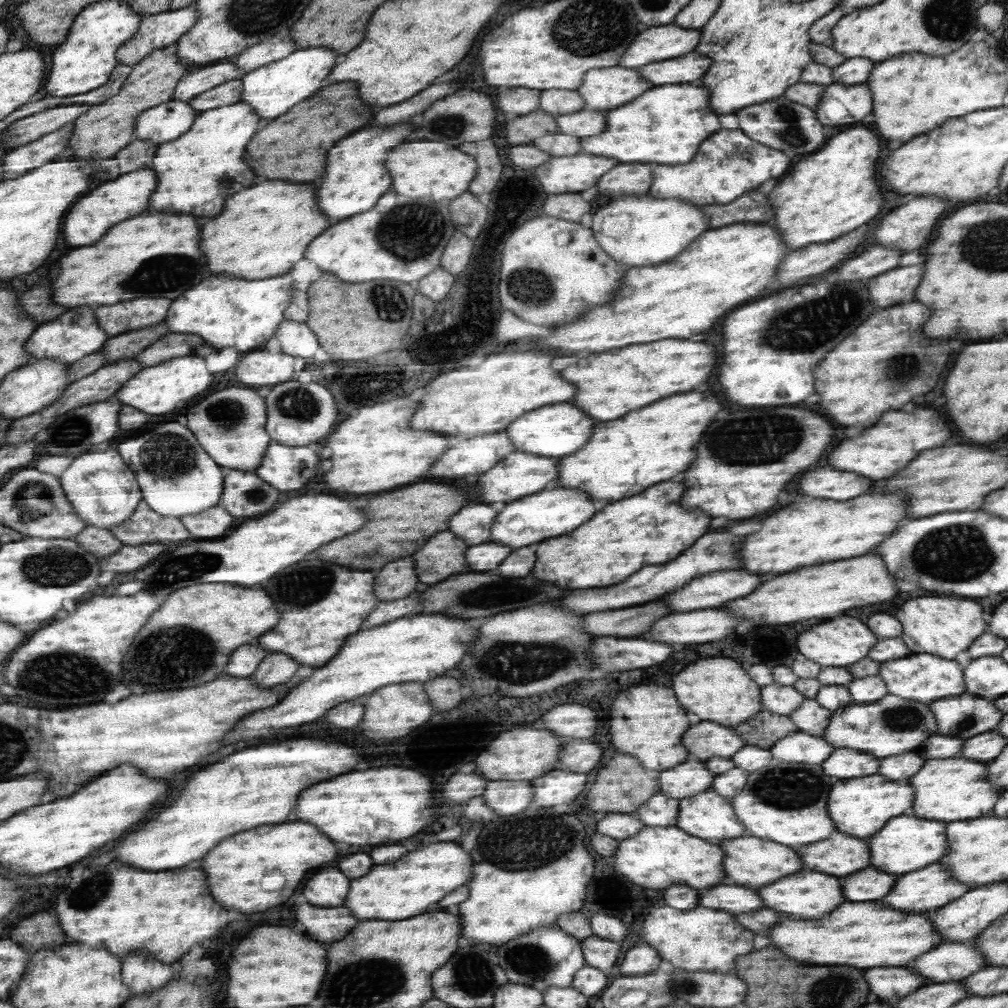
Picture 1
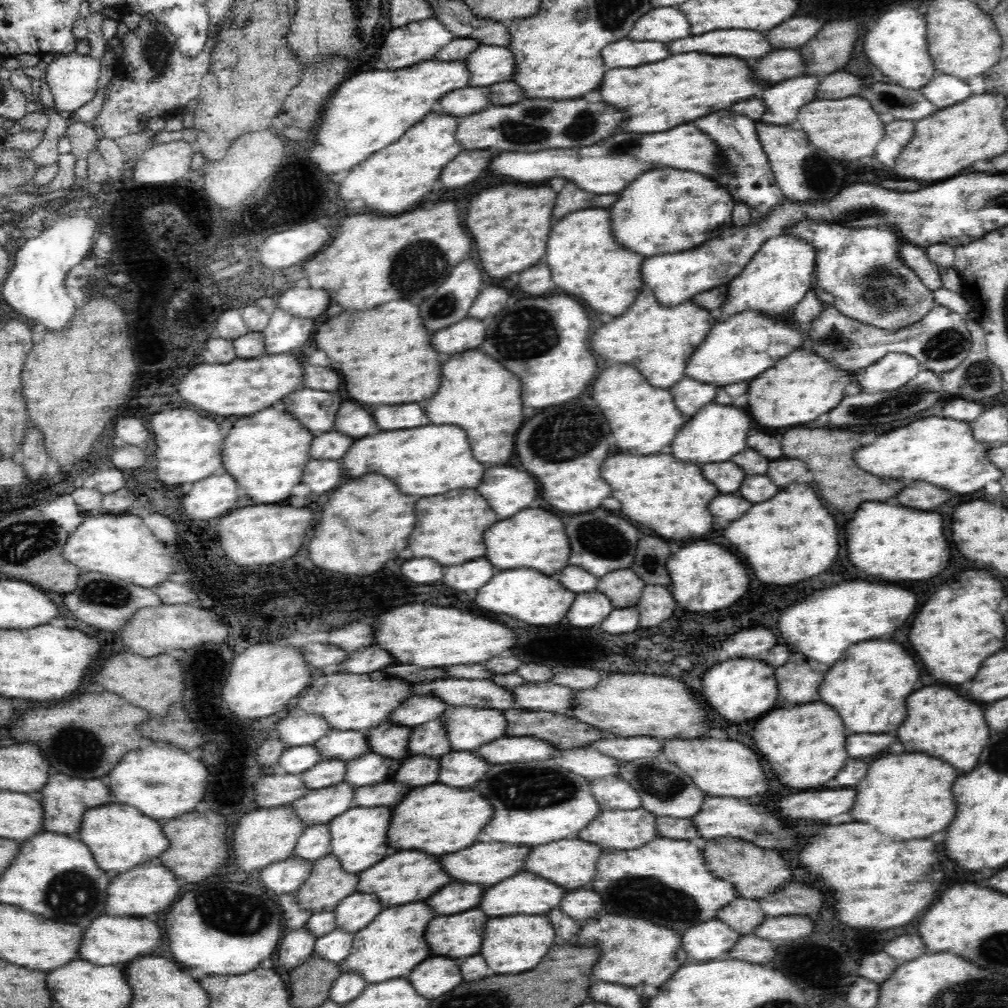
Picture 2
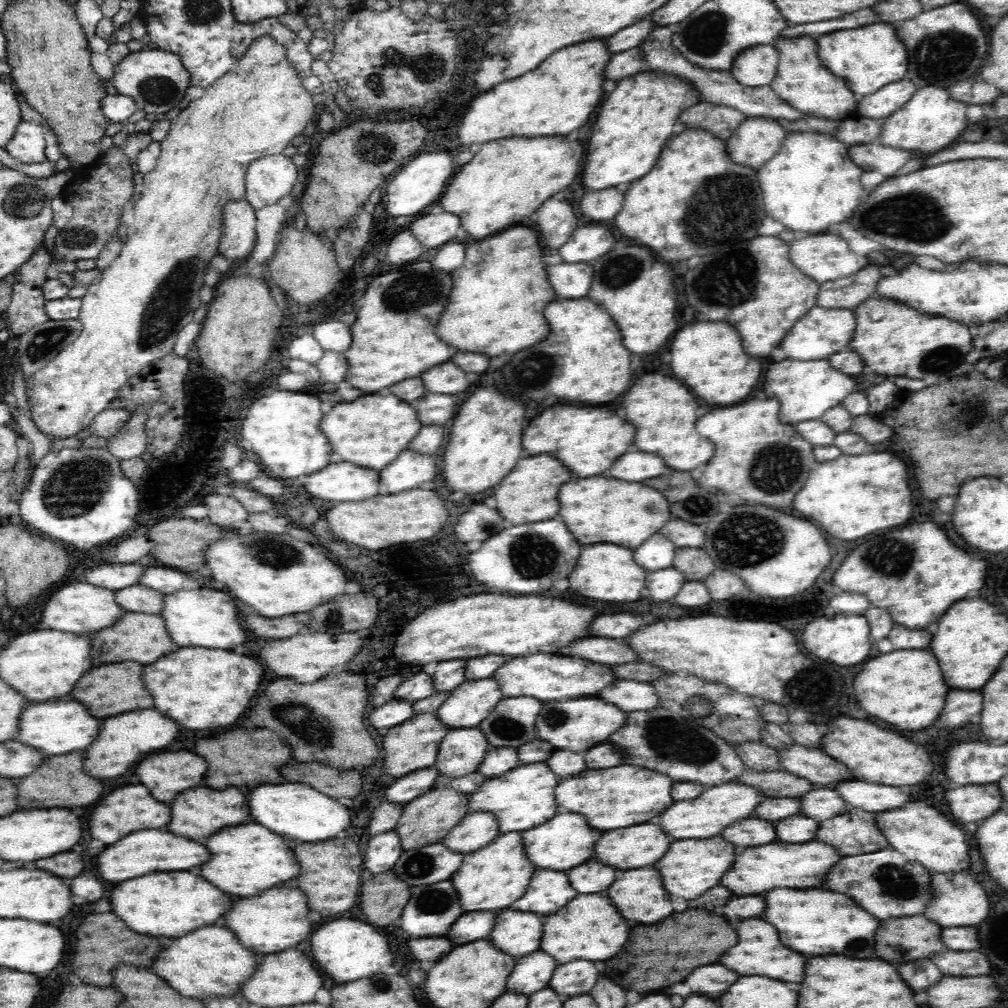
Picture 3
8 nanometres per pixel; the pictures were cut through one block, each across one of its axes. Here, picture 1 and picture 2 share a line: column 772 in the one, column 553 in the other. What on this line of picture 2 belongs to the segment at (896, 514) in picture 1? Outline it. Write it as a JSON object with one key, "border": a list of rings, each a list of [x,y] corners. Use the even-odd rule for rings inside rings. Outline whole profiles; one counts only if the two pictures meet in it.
{"border":[[[526,508],[508,520],[492,524],[484,534],[484,544],[486,544],[486,558],[494,564],[494,568],[498,570],[532,568],[548,576],[560,572],[570,552],[570,540],[566,540],[562,520],[552,512],[540,508]]]}

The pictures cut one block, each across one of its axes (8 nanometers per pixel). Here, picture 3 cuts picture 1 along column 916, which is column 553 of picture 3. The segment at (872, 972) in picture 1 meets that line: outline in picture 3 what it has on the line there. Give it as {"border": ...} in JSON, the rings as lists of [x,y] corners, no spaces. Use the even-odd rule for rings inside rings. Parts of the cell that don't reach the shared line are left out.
{"border":[[[574,960],[556,968],[550,986],[560,994],[562,1000],[568,1000],[578,994],[586,994],[594,988],[598,980],[598,970],[590,960]]]}

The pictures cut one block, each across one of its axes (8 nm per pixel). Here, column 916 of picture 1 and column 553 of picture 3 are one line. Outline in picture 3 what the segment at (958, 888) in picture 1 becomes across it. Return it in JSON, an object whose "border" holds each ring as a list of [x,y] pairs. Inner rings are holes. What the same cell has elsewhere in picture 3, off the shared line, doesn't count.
{"border":[[[538,870],[530,878],[530,886],[526,894],[512,904],[514,910],[536,912],[536,914],[552,914],[560,906],[566,906],[574,898],[574,888],[570,888],[564,872],[554,870]]]}

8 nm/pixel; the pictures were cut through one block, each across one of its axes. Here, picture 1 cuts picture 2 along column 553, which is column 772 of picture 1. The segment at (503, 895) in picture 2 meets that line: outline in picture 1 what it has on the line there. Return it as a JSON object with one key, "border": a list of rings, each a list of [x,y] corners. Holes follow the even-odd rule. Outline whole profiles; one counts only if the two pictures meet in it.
{"border":[[[806,868],[802,869],[802,872],[796,872],[794,876],[786,876],[778,880],[778,884],[762,886],[756,892],[762,898],[766,908],[792,914],[796,918],[822,918],[828,912],[832,912],[838,904],[844,902],[840,894],[840,880],[836,876],[826,876],[822,872],[812,872]]]}

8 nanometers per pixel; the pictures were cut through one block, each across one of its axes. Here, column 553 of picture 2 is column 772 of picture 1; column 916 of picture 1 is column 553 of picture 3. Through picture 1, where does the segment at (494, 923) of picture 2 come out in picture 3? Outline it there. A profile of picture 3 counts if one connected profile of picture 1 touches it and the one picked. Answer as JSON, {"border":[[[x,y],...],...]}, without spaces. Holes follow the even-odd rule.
{"border":[[[578,894],[570,904],[560,908],[556,914],[550,914],[546,920],[542,950],[556,958],[558,964],[566,964],[572,960],[608,960],[614,956],[626,936],[630,936],[628,922],[612,908],[610,900],[600,894]]]}

